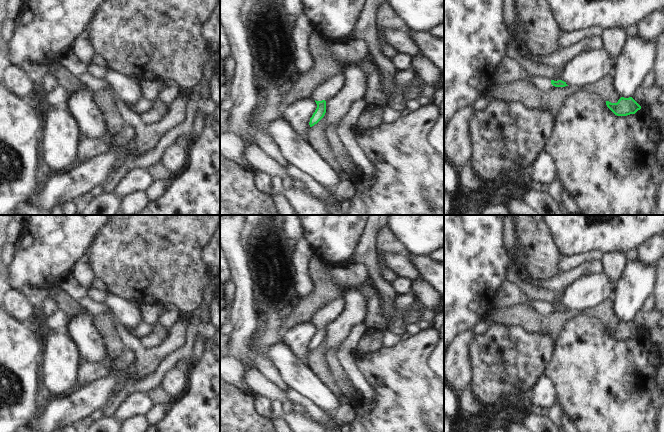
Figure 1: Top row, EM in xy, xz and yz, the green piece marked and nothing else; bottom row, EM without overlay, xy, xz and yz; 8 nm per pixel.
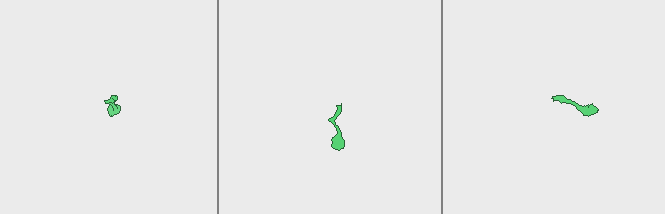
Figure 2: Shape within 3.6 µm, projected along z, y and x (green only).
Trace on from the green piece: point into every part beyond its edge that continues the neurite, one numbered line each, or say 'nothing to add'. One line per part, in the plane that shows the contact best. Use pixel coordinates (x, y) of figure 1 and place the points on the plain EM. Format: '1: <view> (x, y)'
1: xz (336, 308)

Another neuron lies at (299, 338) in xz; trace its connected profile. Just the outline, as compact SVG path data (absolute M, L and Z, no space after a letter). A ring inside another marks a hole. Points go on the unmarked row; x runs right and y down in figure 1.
M306 322L297 325L283 335L284 341L302 359L306 360L310 352L309 346L317 332L314 323Z

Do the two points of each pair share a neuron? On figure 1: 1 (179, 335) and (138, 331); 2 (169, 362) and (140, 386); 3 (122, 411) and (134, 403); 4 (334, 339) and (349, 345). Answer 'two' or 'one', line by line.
1: two
2: one
3: one
4: two

